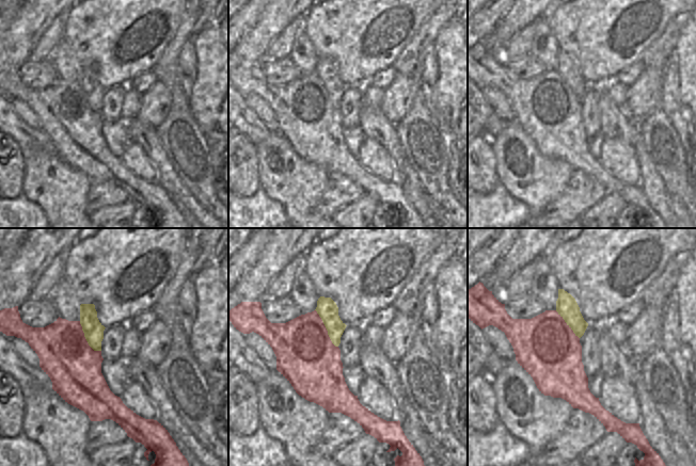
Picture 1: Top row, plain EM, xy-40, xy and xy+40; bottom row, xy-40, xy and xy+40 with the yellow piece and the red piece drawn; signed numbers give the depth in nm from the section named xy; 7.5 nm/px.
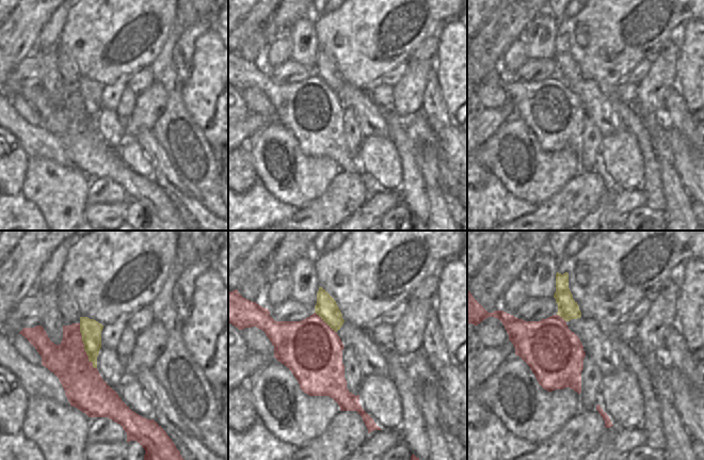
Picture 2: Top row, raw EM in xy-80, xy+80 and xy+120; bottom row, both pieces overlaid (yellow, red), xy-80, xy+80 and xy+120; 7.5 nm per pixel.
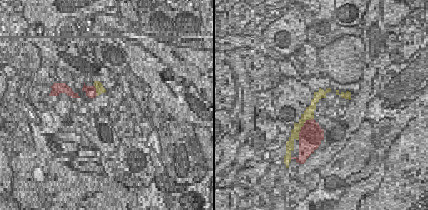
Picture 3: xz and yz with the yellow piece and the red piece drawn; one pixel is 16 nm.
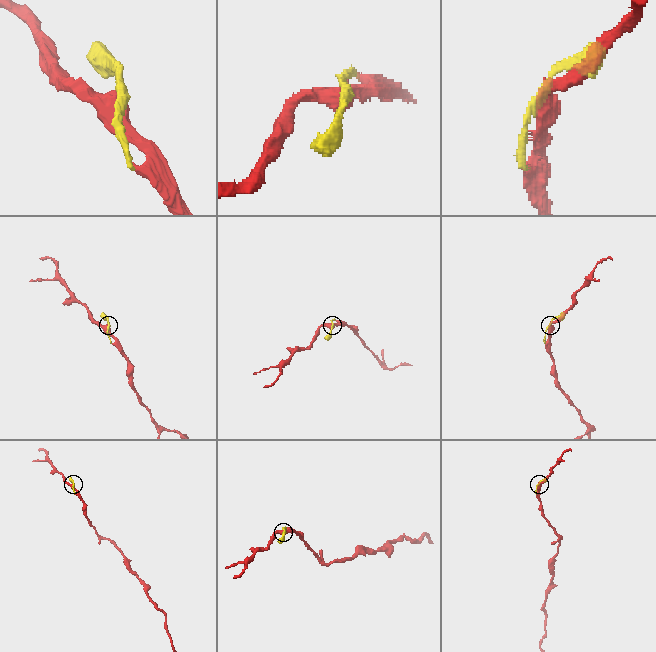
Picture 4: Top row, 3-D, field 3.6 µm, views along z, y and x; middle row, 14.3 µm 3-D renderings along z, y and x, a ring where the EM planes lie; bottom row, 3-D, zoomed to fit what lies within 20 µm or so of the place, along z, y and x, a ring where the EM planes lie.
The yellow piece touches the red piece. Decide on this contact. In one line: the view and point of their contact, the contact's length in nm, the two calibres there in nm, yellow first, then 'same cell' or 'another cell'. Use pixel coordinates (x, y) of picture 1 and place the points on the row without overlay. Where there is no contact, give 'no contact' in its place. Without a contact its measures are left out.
xy (326, 89) | 340 nm | 160/440 nm | same cell

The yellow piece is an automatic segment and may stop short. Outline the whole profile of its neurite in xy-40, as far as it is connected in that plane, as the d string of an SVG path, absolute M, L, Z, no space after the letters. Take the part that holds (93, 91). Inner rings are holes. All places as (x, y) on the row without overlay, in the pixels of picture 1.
M94 65L80 66L80 81L68 82L66 80L58 79L53 84L45 89L32 89L22 83L18 67L13 69L4 69L0 71L0 93L6 97L15 97L21 99L29 105L31 110L37 115L39 119L39 128L50 139L52 143L52 150L68 165L83 172L91 182L102 182L111 180L115 182L136 204L141 204L147 211L144 218L148 221L148 215L154 212L156 215L155 224L151 228L189 228L189 224L185 216L180 213L176 204L168 193L168 191L154 180L145 180L137 176L133 172L128 170L122 160L115 157L109 149L102 134L101 124L101 102L104 100L105 87L97 79L97 73Z

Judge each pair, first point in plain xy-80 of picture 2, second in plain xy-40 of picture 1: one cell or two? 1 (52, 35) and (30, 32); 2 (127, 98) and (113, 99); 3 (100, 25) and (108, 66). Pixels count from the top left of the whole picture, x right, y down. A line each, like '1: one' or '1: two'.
1: two
2: two
3: one

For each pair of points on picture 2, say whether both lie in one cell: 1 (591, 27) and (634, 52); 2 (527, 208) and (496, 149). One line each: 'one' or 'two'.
1: one
2: two

